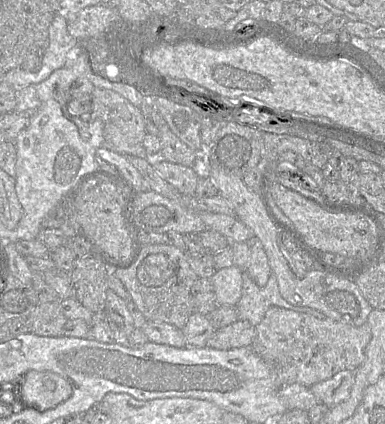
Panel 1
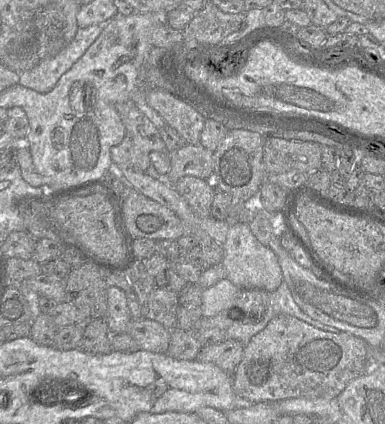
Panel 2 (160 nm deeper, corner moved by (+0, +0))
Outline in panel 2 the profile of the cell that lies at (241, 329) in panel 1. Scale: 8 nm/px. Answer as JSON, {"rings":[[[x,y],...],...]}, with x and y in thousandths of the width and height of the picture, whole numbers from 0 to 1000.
{"rings":[[[582,802],[566,811],[530,816],[519,823],[512,849],[553,856],[587,880],[605,884],[626,854],[634,814],[610,802]]]}

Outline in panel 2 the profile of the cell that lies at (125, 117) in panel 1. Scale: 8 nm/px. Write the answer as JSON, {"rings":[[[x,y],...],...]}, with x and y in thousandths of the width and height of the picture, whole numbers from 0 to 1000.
{"rings":[[[338,238],[296,245],[322,300],[317,333],[286,349],[301,401],[379,406],[395,356],[434,356],[413,304]]]}

